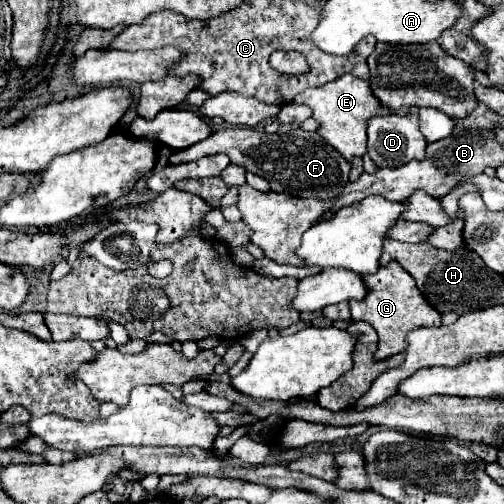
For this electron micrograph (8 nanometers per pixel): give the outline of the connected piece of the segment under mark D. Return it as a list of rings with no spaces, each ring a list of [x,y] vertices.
[[[409,108],[409,112],[405,116],[397,116],[397,114],[387,114],[387,116],[377,116],[373,120],[369,120],[367,124],[367,136],[369,136],[369,144],[367,144],[367,154],[371,156],[371,160],[377,166],[401,166],[407,164],[409,160],[423,160],[425,158],[425,146],[427,140],[423,138],[423,134],[419,132],[419,124],[417,124],[417,108]]]

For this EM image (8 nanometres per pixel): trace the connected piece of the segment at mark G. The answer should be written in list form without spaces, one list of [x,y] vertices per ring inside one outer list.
[[[389,262],[387,266],[381,266],[373,276],[363,276],[363,282],[369,288],[367,296],[361,302],[355,302],[355,300],[349,302],[349,308],[351,308],[353,320],[367,322],[377,330],[379,348],[375,352],[375,360],[387,360],[393,354],[405,352],[405,346],[407,346],[405,336],[413,328],[441,324],[441,316],[433,312],[433,308],[425,302],[419,288],[415,286],[415,280],[397,262]]]

